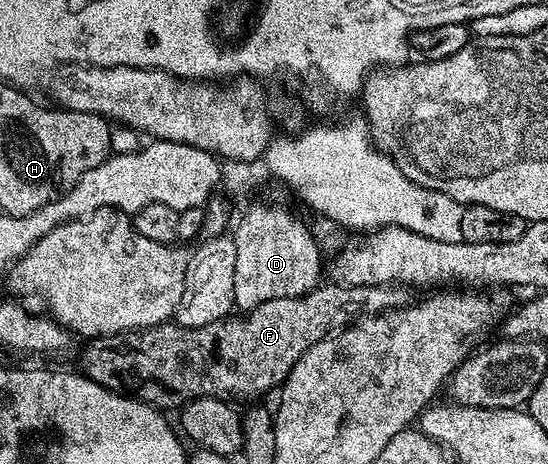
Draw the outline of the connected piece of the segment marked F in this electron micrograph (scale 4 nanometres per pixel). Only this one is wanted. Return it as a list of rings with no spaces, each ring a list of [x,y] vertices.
[[[322,283],[304,297],[271,299],[244,315],[230,315],[203,327],[187,327],[176,323],[153,325],[149,329],[132,329],[129,333],[116,333],[110,337],[94,337],[88,342],[81,357],[80,372],[95,383],[114,391],[124,391],[139,401],[146,401],[159,410],[176,410],[194,397],[257,397],[285,384],[295,363],[299,363],[308,349],[324,337],[348,329],[365,317],[402,308],[410,300],[410,290],[404,285],[342,285]]]

